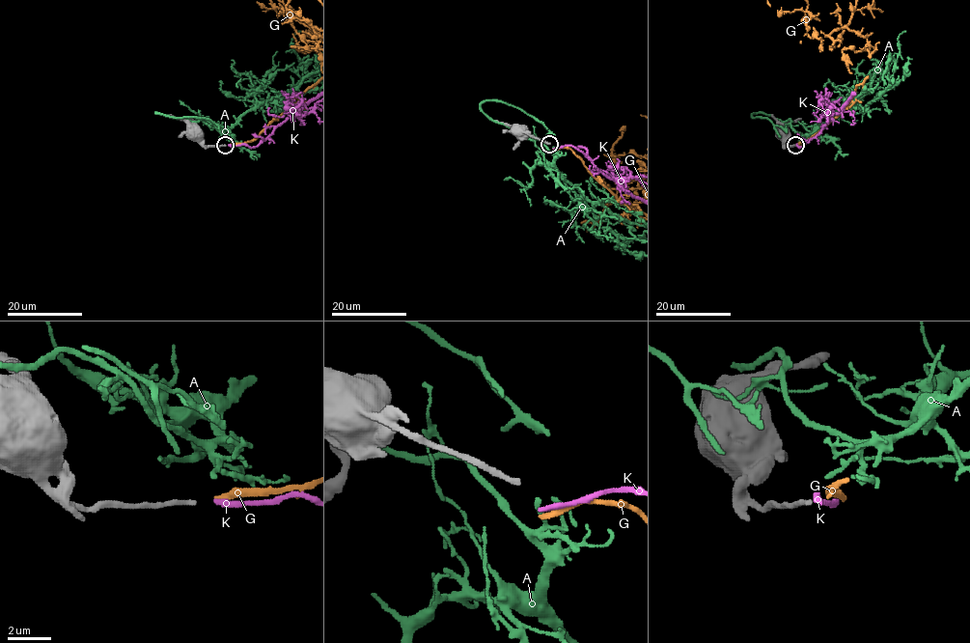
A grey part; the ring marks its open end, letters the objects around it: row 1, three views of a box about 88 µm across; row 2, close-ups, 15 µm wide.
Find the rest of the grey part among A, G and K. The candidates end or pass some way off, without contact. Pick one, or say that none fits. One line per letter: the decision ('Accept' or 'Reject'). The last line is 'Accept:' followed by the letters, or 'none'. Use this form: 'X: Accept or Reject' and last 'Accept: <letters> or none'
A: Reject
G: Reject
K: Reject
Accept: none

